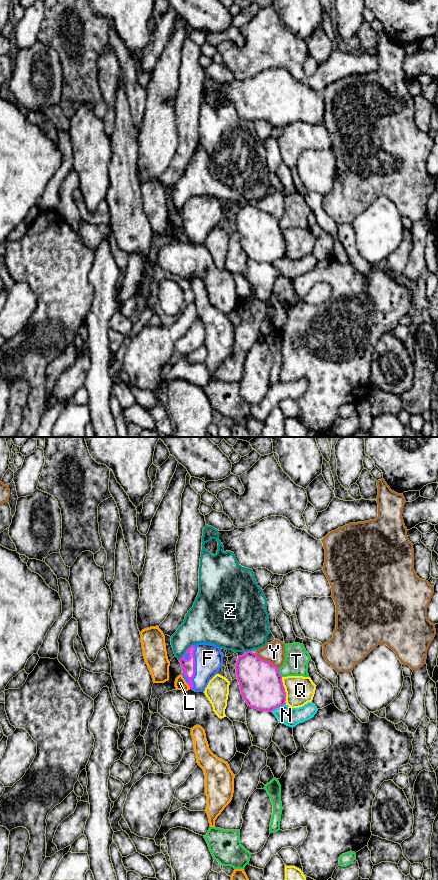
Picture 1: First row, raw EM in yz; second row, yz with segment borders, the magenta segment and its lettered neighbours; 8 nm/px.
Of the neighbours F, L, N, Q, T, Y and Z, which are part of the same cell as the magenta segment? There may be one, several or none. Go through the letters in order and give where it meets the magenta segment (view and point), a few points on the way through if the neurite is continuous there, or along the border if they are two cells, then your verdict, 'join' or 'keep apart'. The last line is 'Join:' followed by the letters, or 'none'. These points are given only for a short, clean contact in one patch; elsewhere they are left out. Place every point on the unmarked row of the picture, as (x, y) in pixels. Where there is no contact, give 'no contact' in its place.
F: contact yz (194, 219); join
L: contact yz (189, 238); keep apart
N: contact yz (278, 258); keep apart
Q: contact yz (284, 242); keep apart
T: contact yz (278, 224); keep apart
Y: contact yz (267, 213); keep apart
Z: contact yz (185, 204); keep apart
Join: F

